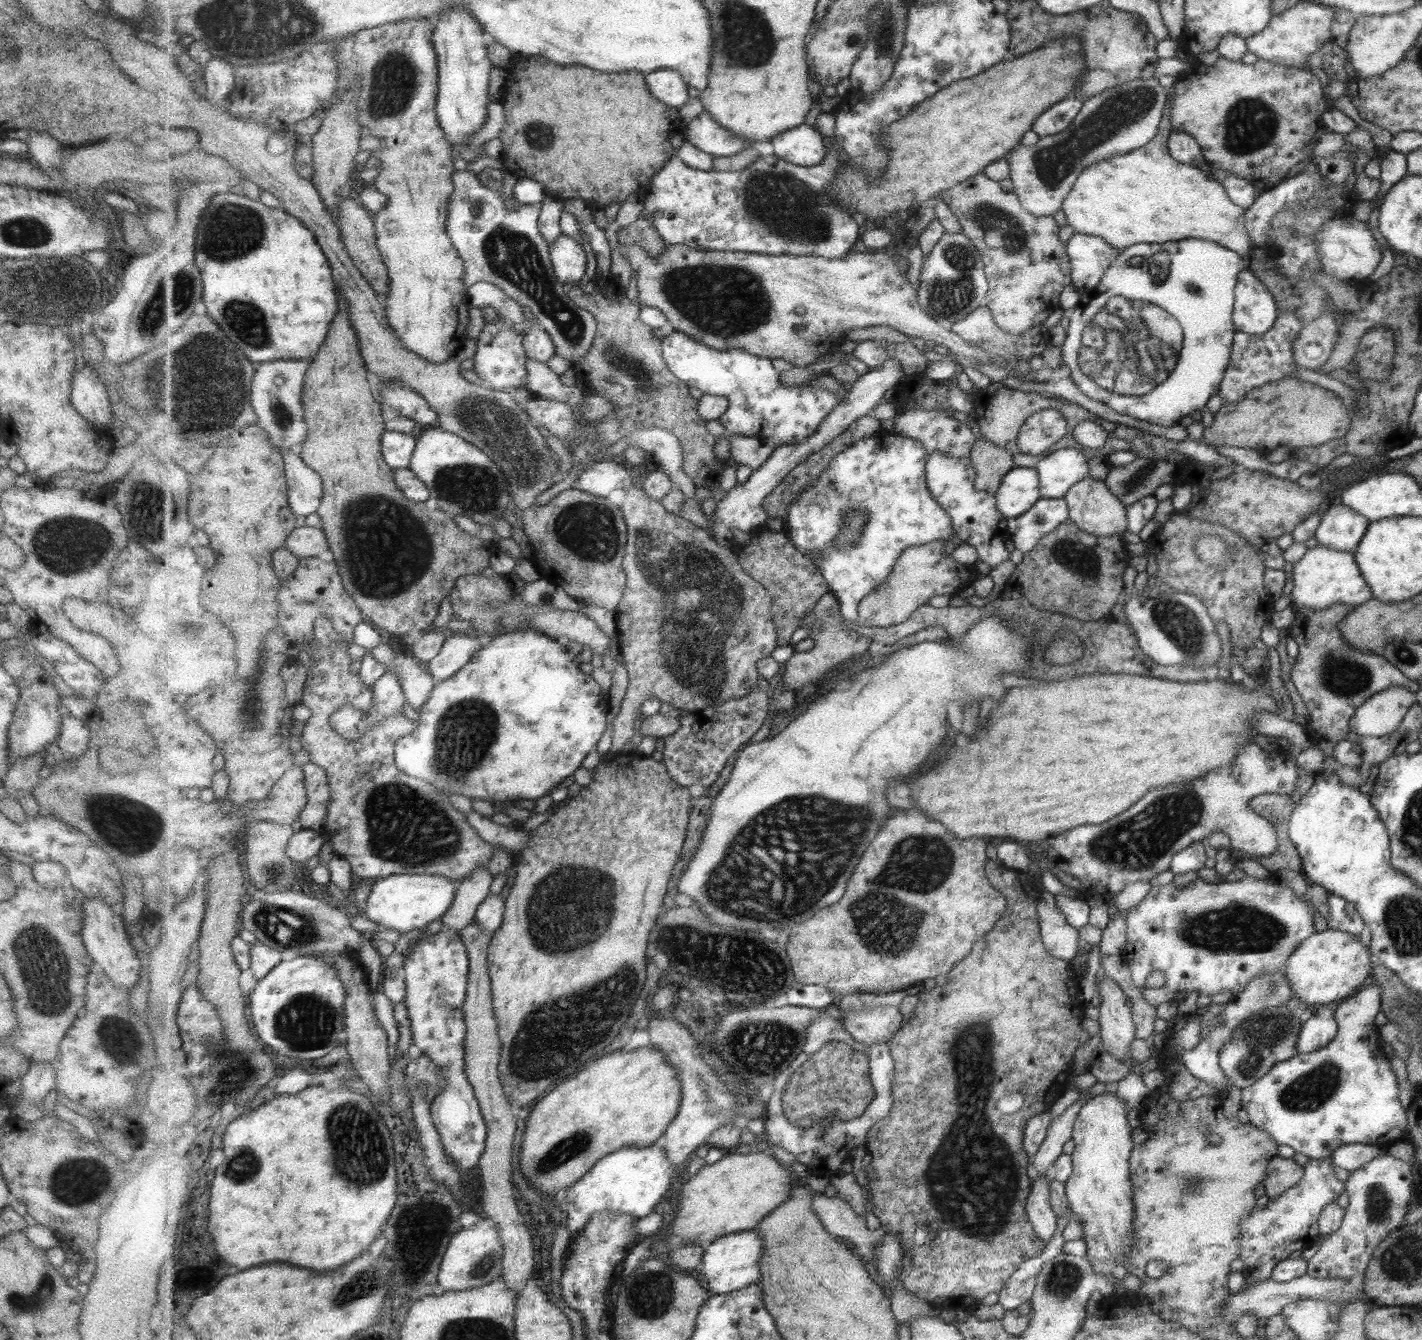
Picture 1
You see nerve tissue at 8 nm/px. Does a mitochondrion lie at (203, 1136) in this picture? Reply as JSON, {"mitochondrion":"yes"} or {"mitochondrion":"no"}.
{"mitochondrion":"no"}

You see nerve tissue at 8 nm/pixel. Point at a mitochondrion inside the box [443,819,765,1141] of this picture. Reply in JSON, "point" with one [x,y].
{"point":[549,1039]}

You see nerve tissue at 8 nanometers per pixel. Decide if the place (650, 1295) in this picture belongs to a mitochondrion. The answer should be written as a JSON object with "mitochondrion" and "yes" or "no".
{"mitochondrion":"yes"}

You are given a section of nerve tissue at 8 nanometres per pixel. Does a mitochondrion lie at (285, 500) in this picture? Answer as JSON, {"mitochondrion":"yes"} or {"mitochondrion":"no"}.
{"mitochondrion":"no"}

